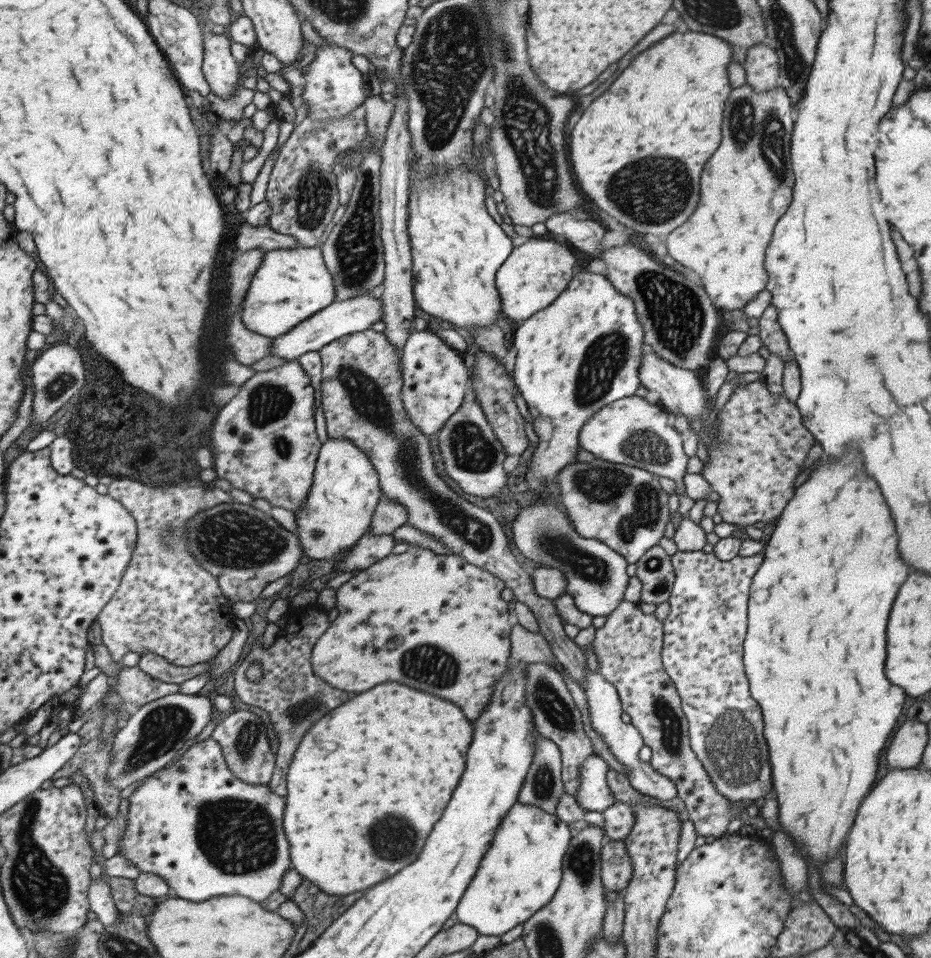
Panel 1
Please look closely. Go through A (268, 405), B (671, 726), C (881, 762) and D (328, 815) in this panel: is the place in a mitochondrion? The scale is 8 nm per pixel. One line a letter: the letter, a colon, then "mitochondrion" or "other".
A: mitochondrion
B: mitochondrion
C: other
D: other

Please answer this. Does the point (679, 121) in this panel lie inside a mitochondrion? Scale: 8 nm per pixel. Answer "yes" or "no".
no

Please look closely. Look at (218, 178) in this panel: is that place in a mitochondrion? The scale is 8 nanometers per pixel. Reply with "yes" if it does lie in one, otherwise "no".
no

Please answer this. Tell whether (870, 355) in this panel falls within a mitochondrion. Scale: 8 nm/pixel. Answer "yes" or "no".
yes

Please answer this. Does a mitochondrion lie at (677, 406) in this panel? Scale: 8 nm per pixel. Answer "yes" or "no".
no

